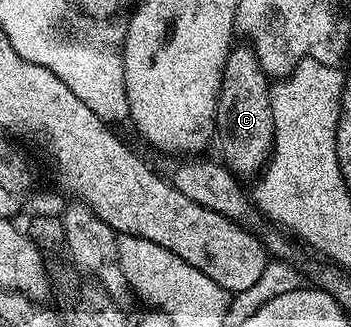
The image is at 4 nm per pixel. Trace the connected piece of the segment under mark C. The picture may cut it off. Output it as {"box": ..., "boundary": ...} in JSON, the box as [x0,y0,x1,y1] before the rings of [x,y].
{"box":[214,45,275,177],"boundary":[[[249,45],[232,46],[231,52],[223,66],[221,77],[221,89],[217,97],[217,109],[215,110],[214,134],[219,135],[219,147],[223,150],[222,162],[228,171],[236,177],[242,175],[258,176],[263,168],[271,160],[271,150],[275,148],[275,126],[273,125],[273,109],[271,108],[272,84],[269,77],[264,74],[261,65],[257,61],[255,51]]]}

